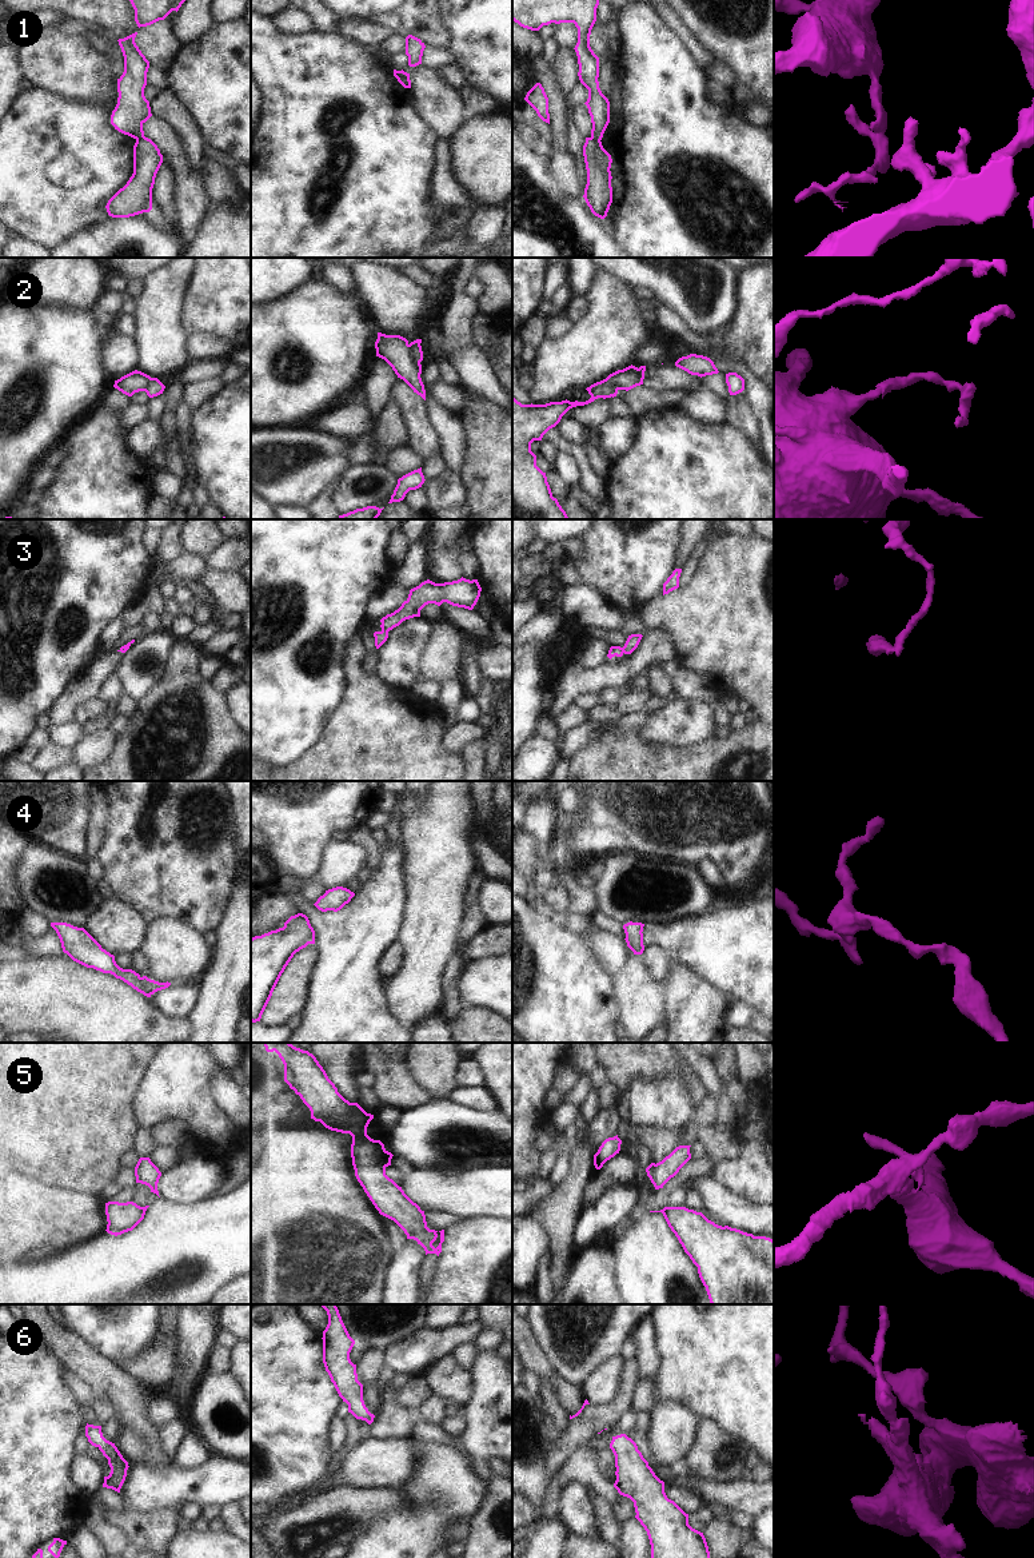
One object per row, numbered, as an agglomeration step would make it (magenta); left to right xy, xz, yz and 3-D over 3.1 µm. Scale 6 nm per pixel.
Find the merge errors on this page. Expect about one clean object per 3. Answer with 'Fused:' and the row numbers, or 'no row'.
Fused: 1, 2, 3, 5

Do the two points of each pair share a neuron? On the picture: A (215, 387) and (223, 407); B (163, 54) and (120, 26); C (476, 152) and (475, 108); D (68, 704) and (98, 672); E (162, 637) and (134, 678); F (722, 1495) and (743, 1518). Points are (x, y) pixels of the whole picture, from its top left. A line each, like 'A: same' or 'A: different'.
A: different
B: same
C: different
D: same
E: same
F: different

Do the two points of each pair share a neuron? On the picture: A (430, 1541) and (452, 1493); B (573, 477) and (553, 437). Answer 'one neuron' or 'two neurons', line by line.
A: one neuron
B: two neurons

